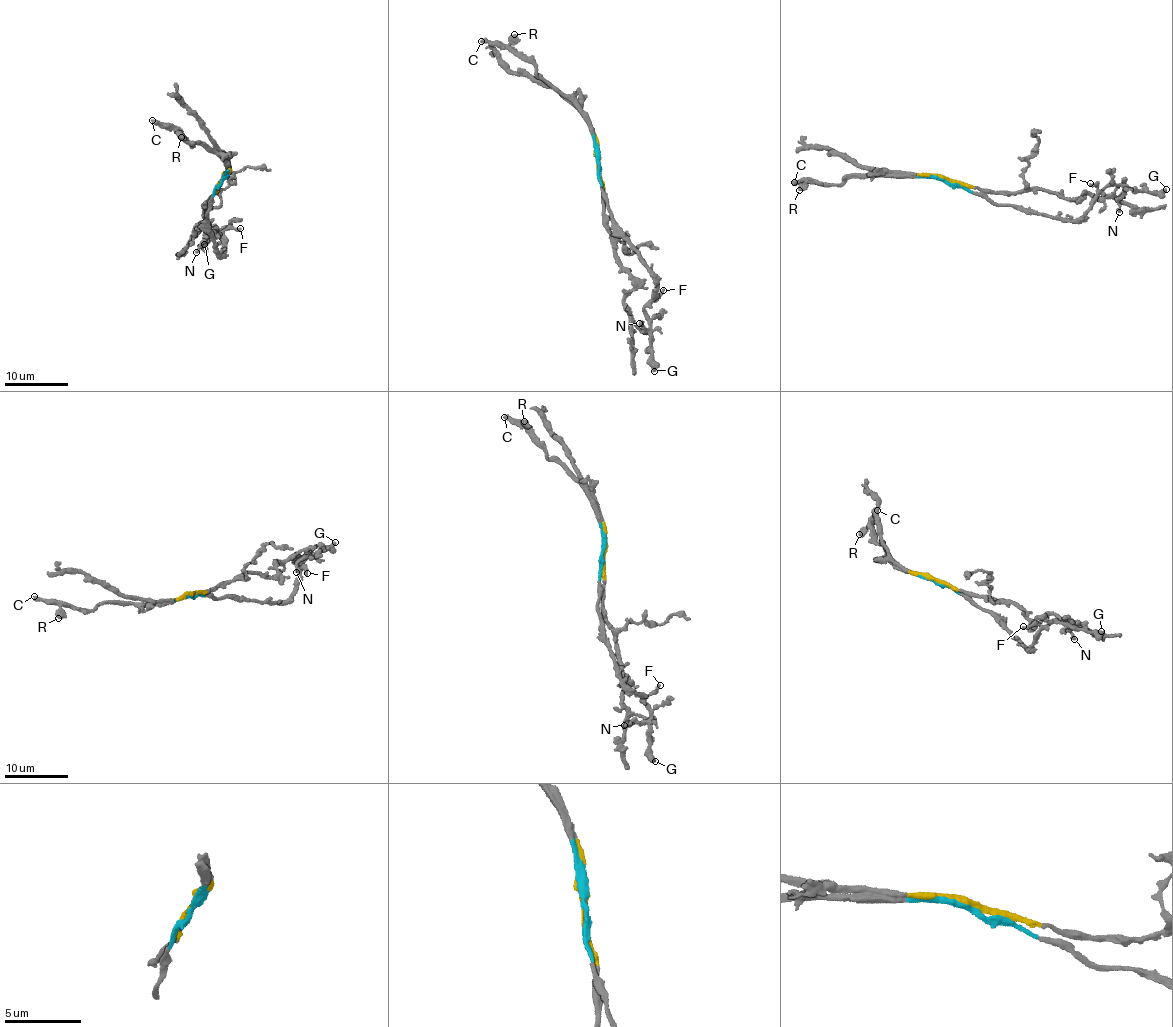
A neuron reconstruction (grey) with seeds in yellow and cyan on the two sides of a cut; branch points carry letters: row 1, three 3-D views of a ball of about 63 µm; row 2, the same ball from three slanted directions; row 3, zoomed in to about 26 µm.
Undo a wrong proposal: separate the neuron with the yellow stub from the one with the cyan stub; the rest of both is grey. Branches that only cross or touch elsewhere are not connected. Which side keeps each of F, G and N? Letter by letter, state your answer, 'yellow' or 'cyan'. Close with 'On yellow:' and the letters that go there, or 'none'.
F: cyan
G: cyan
N: cyan
On yellow: none

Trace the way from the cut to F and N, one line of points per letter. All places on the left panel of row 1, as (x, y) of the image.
F: (223, 180), (209, 201), (203, 224), (215, 249), (222, 255), (223, 231), (240, 227)
N: (223, 180), (209, 201), (203, 224), (222, 255), (223, 238), (213, 231), (216, 228), (195, 252)

